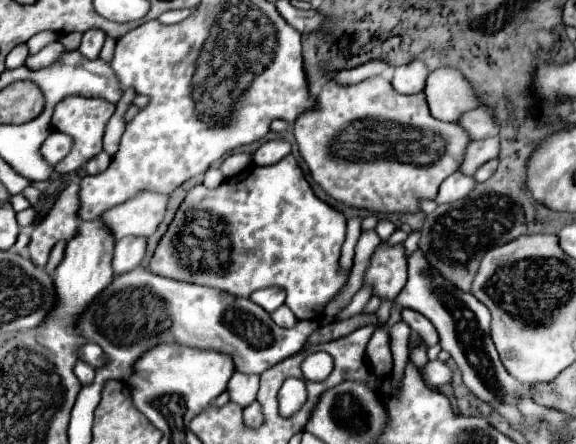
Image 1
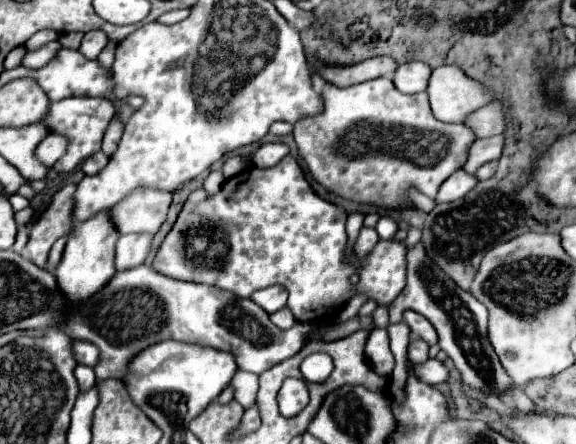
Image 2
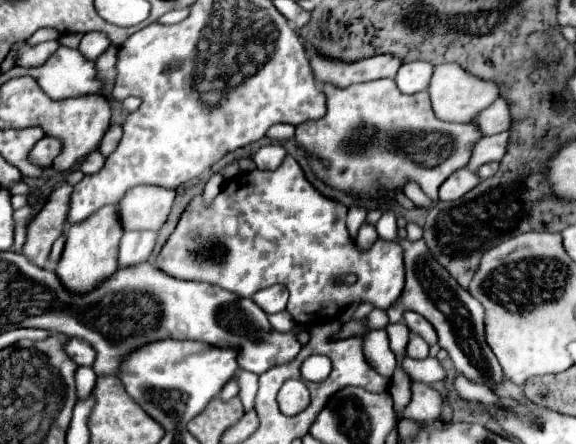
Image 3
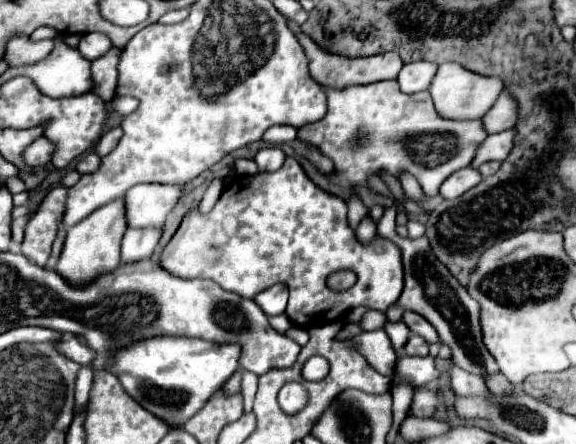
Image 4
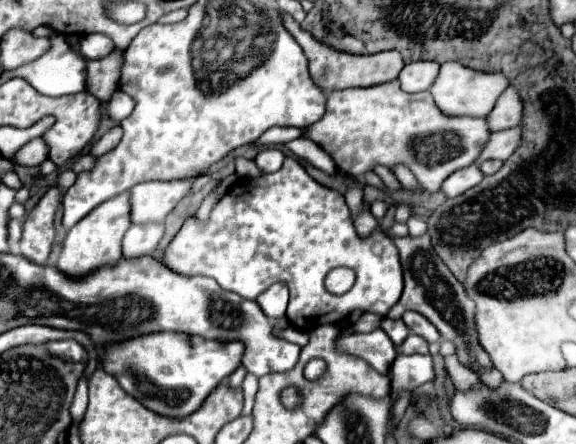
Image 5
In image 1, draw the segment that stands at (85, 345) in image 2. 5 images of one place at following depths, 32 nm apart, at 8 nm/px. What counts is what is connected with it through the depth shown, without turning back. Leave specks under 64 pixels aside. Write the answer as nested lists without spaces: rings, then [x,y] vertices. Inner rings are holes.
[[[88,342],[86,346],[80,348],[80,358],[84,358],[86,362],[90,362],[94,368],[100,368],[106,364],[106,356],[102,354],[102,348],[94,342]]]

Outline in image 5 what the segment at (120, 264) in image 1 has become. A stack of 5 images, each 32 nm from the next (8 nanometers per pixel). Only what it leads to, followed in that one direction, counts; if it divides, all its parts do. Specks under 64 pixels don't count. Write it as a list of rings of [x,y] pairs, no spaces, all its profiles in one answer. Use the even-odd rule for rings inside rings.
[[[142,224],[130,226],[122,240],[122,256],[124,258],[140,258],[150,256],[164,234],[164,224]]]

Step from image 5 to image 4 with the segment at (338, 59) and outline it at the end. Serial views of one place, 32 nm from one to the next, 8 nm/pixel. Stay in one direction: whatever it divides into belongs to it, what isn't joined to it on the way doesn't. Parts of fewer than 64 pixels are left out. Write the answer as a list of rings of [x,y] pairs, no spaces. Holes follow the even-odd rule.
[[[290,24],[290,28],[294,30],[294,34],[298,36],[302,48],[306,50],[306,56],[310,60],[310,74],[314,76],[314,80],[322,86],[332,86],[332,88],[348,88],[354,84],[370,84],[370,82],[378,82],[378,80],[390,80],[396,78],[400,68],[402,68],[402,60],[396,52],[386,52],[386,54],[376,54],[376,56],[368,56],[368,58],[346,58],[346,56],[336,56],[330,54],[322,48],[318,48],[306,34],[300,32],[300,28],[296,24]]]

